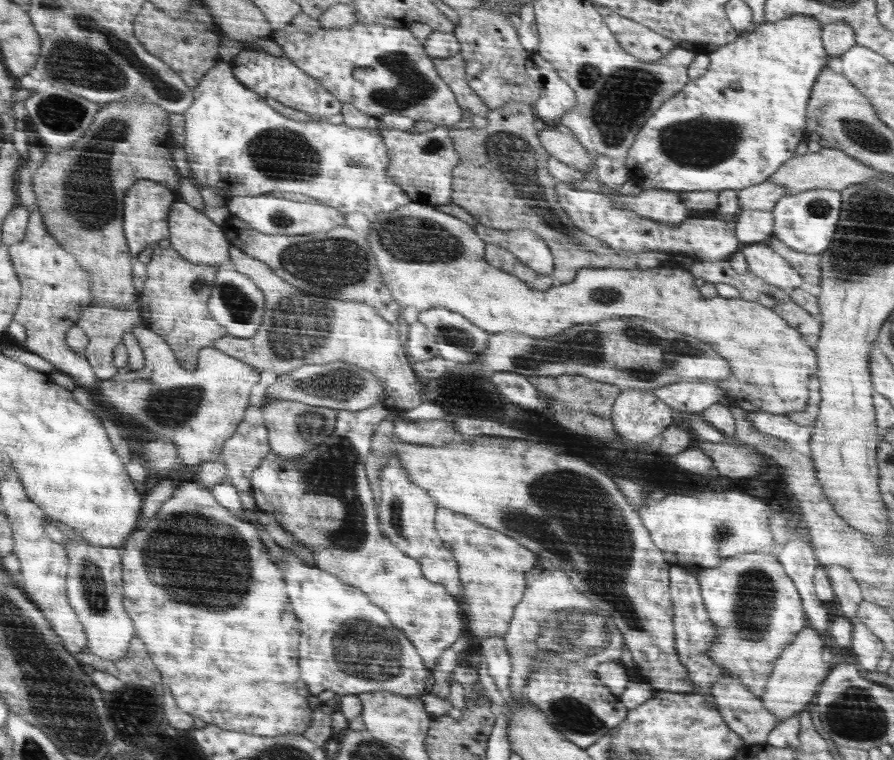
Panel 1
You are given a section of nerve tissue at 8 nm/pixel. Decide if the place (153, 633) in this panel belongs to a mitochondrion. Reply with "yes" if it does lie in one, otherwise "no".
no

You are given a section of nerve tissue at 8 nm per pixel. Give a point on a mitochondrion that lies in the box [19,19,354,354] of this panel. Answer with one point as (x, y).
(82, 63)

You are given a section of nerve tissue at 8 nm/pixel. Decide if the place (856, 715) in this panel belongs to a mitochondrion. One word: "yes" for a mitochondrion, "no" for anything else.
yes

